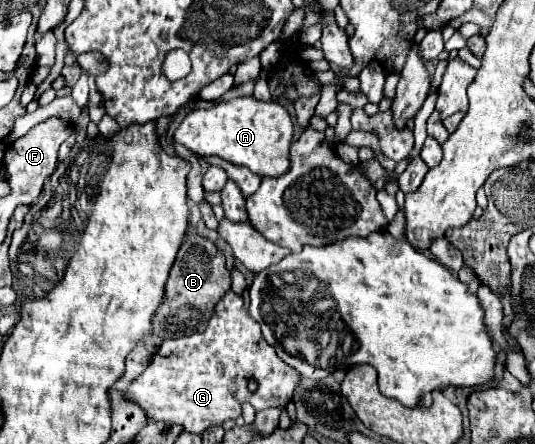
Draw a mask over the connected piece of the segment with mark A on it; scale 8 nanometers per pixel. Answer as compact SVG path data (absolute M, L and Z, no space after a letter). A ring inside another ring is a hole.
M255 96L233 98L209 110L191 110L175 130L175 142L187 146L199 156L221 156L233 164L251 168L259 176L281 176L289 170L289 146L293 124L289 112L277 102L261 102Z

